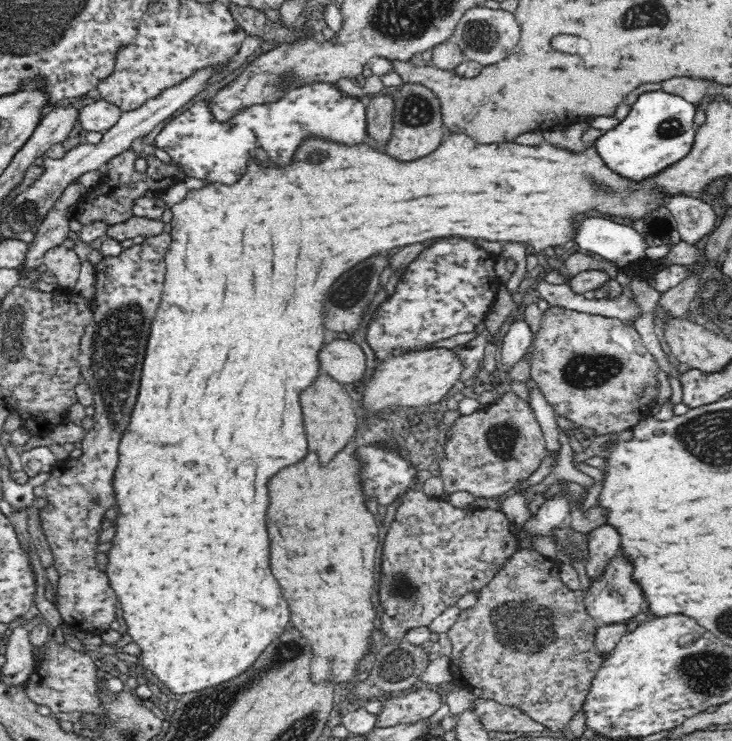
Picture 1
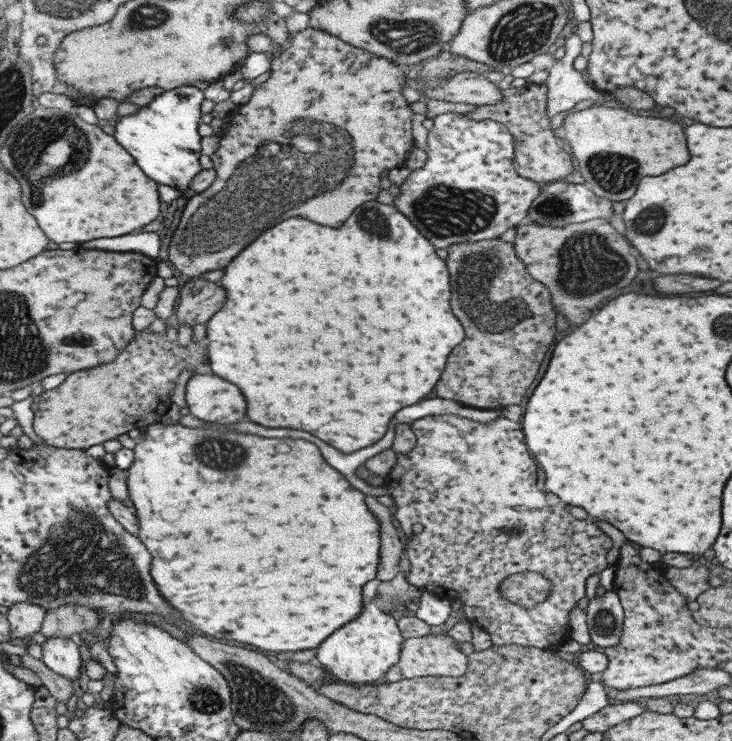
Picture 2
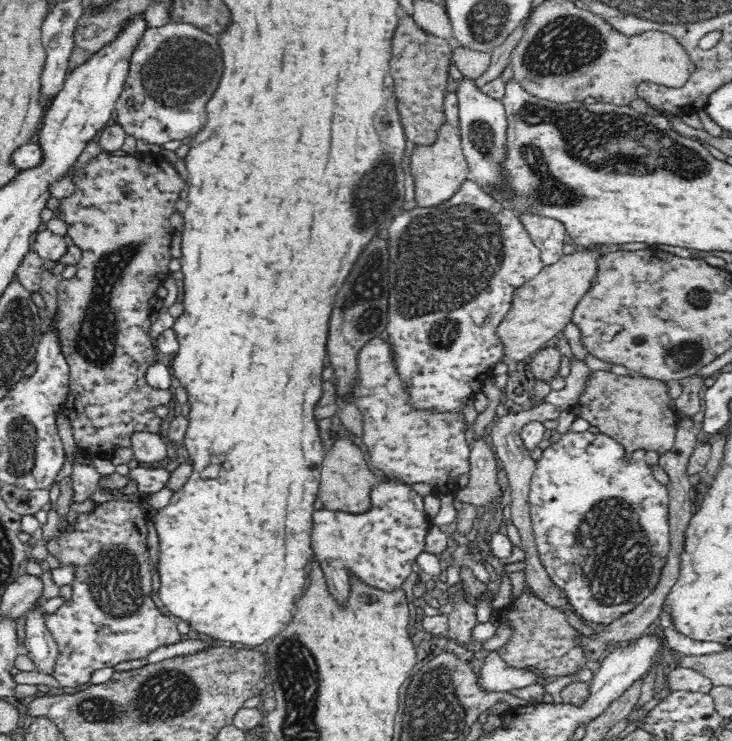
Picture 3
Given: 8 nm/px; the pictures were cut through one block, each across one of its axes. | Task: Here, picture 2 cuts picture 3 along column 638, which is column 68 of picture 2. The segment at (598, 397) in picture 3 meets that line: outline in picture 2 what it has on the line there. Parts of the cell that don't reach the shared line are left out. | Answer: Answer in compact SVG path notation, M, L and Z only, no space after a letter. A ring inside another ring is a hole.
M147 329L136 331L136 334L133 335L133 338L127 343L127 346L115 357L115 360L111 362L107 362L105 364L98 364L97 366L93 366L91 368L84 368L81 372L71 372L66 375L65 379L62 383L60 383L56 388L43 391L39 395L39 401L37 402L37 410L34 412L34 417L32 420L32 429L33 432L41 438L41 440L45 441L45 444L49 446L53 446L55 448L61 449L75 449L75 448L89 448L89 446L93 446L93 444L102 444L106 440L113 440L119 434L125 434L129 432L132 428L136 428L139 431L144 430L147 425L153 424L155 421L159 421L160 417L165 414L167 408L171 404L169 400L169 396L172 394L172 390L175 384L175 380L177 380L177 375L182 370L191 370L192 375L197 372L195 368L199 366L202 362L205 362L206 352L203 351L203 347L199 344L199 341L193 342L191 341L187 347L179 347L176 345L175 341L168 342L166 340L166 335L155 335L153 333L149 333Z

